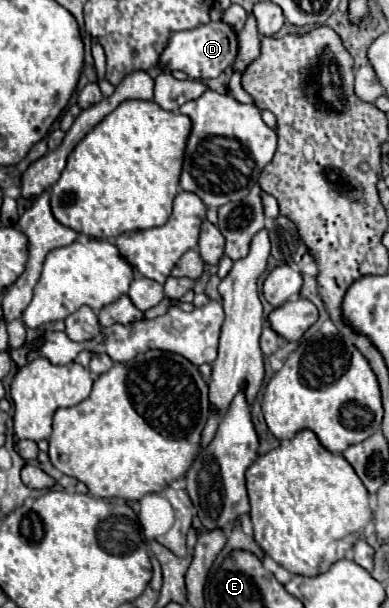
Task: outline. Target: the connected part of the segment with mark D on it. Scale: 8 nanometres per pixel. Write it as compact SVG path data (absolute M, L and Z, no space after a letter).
M218 20L218 22L202 24L192 30L182 30L182 32L172 34L164 52L160 54L158 66L168 68L170 72L182 70L190 78L202 80L202 78L216 78L218 74L222 74L230 64L234 64L236 56L238 56L236 32L224 20Z

